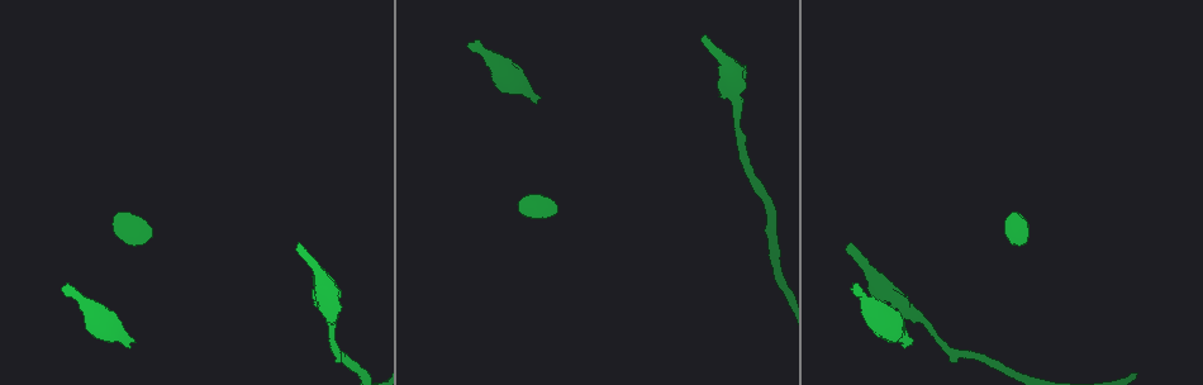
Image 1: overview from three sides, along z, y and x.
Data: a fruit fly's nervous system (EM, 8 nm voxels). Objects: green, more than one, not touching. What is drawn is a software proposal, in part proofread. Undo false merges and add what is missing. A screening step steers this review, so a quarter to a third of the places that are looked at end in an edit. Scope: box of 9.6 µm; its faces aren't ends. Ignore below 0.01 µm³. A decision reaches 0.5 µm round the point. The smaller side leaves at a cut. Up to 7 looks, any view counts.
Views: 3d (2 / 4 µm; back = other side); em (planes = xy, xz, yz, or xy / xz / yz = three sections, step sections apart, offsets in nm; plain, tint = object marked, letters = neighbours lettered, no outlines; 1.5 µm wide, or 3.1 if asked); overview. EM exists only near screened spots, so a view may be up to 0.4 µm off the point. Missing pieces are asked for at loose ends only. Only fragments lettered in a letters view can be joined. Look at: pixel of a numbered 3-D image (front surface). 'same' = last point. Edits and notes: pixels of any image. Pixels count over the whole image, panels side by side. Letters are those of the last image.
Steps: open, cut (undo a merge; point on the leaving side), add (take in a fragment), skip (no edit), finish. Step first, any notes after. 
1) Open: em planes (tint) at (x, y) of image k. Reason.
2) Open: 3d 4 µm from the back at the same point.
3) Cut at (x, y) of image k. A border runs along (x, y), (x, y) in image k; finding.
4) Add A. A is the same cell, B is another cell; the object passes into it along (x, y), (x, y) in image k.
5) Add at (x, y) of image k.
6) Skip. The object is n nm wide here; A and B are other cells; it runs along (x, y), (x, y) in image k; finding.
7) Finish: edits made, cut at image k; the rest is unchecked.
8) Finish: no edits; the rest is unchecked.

Open: em planes (plain) at (470, 49) of image 1. Branch stops here.

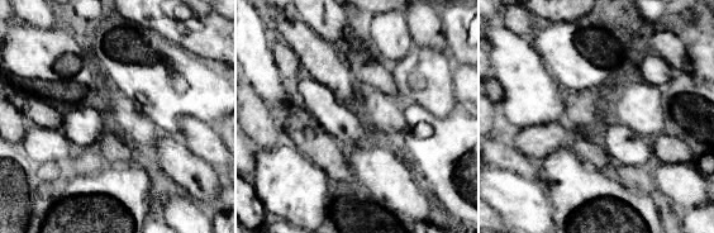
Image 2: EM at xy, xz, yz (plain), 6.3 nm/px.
Open: em planes (tint) at the same point. Where the object lies.

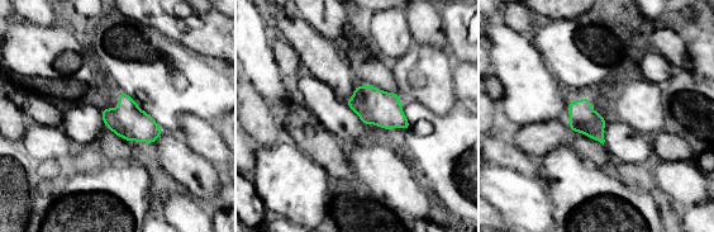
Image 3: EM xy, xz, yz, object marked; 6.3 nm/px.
Open: em planes (letters) at the same point.

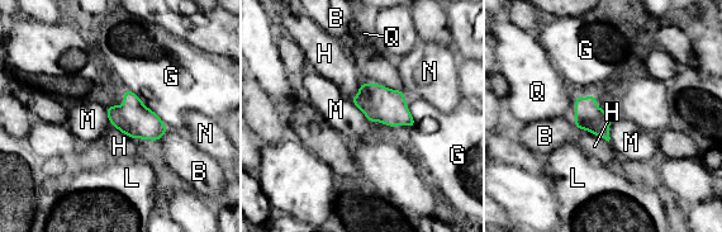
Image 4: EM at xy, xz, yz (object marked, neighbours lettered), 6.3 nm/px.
Skip. The longest contact is with G, 300 nm; B, G, H, L, M, N and Q are other cells; a border runs along (348, 99), (370, 123) in image 4; none of them fits.

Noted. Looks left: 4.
Open: em 3.1 µm xz step 16 (letters) at (556, 211) of image 1. Long arm stops here.

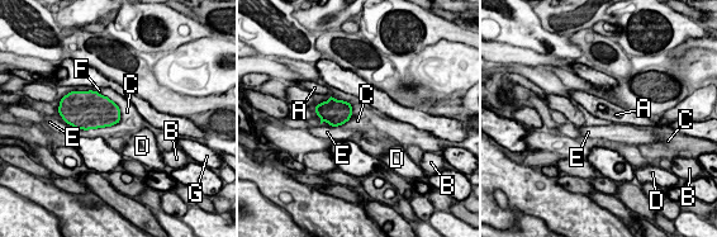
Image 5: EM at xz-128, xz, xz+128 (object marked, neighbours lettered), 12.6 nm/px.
Open: em 3.1 µm planes (letters) at the same point. Cut it another way.

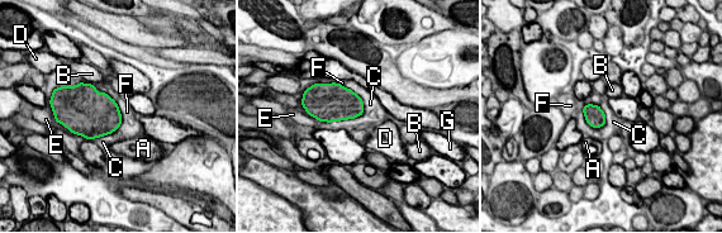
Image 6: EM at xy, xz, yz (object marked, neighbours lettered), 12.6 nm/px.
Add C. C is the same cell, A, B, D, E, F and G are other cells; it goes on there.

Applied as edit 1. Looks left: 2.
Finish: edits made, add at image 6; the rest is unchecked.

